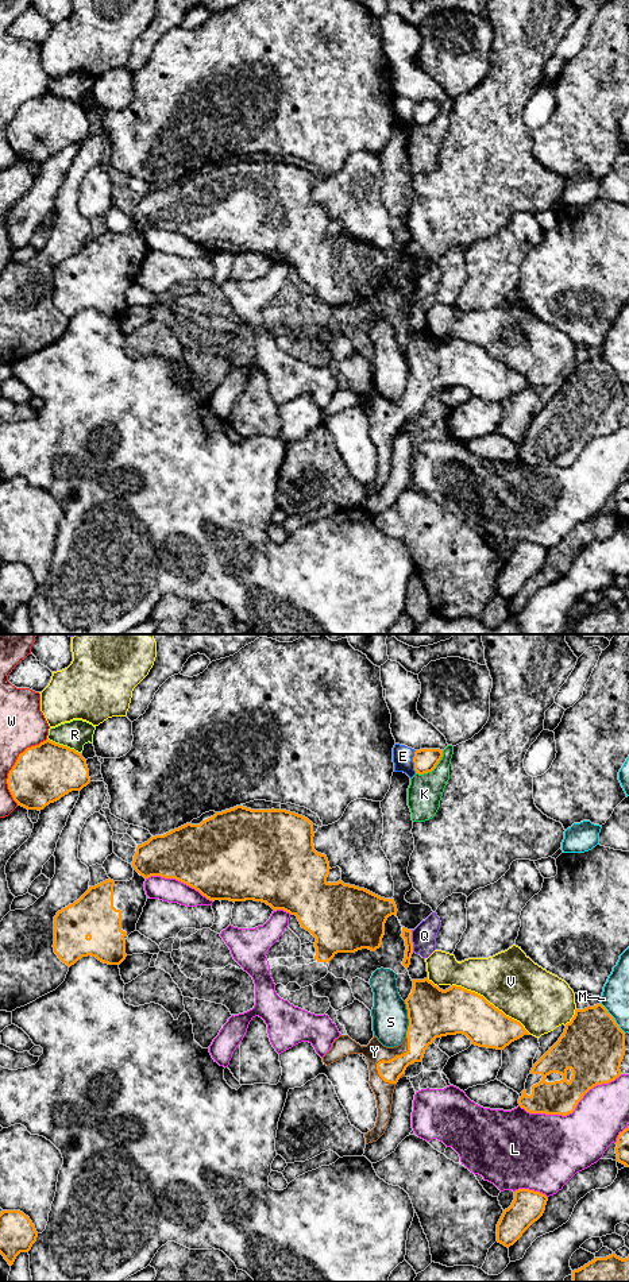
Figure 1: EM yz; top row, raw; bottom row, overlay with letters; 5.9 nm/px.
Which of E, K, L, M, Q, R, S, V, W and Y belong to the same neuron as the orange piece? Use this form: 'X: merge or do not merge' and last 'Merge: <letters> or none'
E: do not merge
K: do not merge
L: do not merge
M: do not merge
Q: do not merge
R: do not merge
S: do not merge
V: do not merge
W: do not merge
Y: merge
Merge: Y

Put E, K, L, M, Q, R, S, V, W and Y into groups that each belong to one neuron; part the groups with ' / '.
E / K / L / M / Q / R / S / V / W / Y

